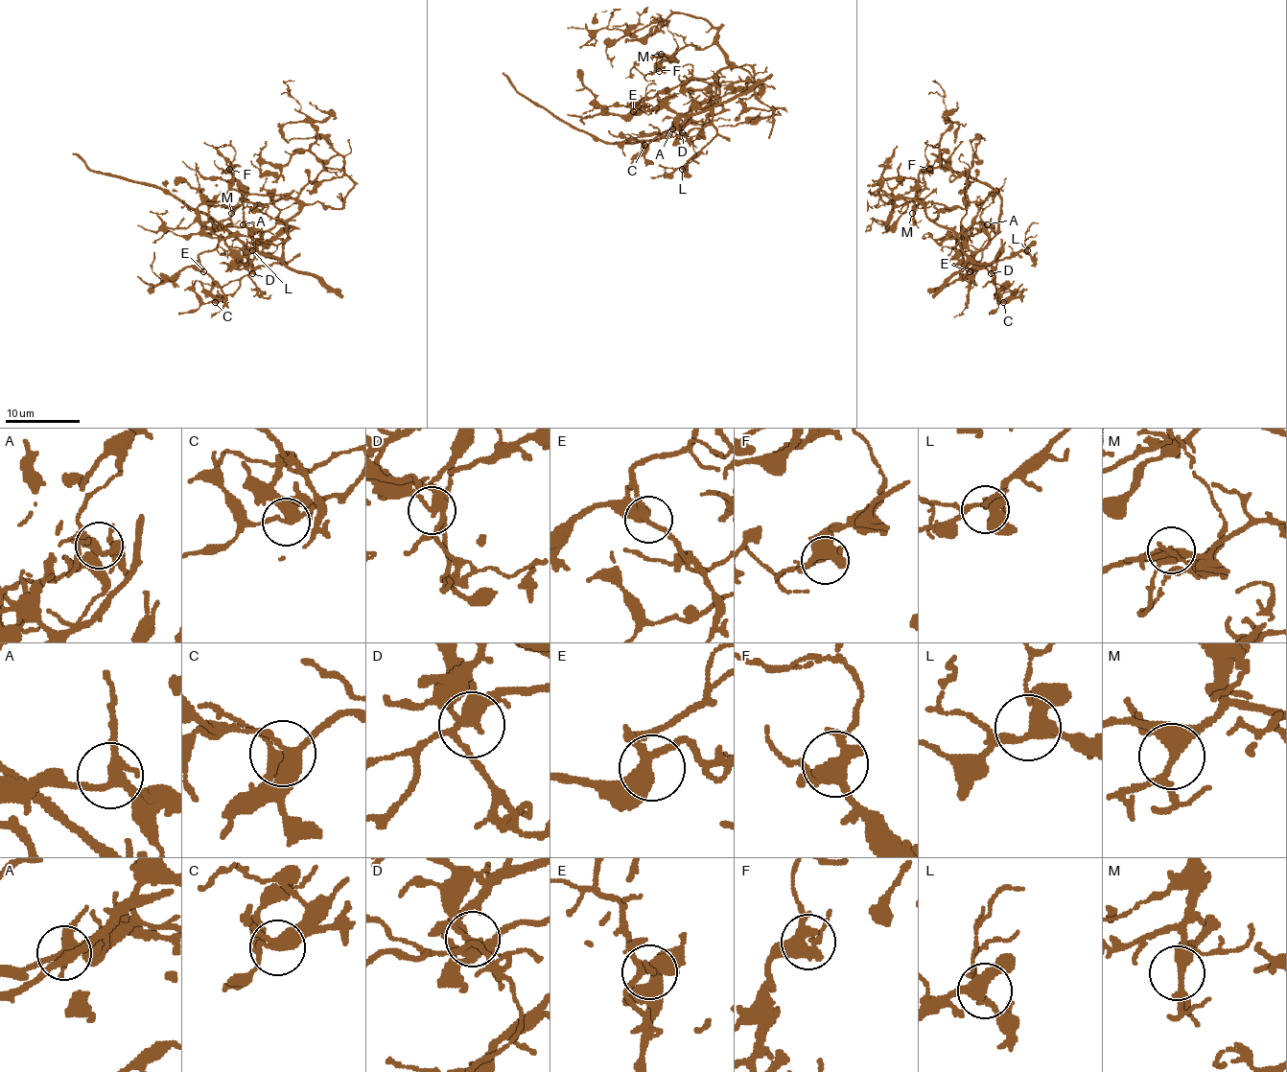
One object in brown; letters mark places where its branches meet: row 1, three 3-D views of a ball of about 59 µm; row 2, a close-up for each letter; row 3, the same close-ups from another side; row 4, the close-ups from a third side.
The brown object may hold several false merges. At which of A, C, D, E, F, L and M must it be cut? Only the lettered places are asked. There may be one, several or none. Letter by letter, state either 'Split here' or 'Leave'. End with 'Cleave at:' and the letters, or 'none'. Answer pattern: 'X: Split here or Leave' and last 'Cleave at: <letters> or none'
A: Leave
C: Leave
D: Split here
E: Leave
F: Leave
L: Leave
M: Leave
Cleave at: D

